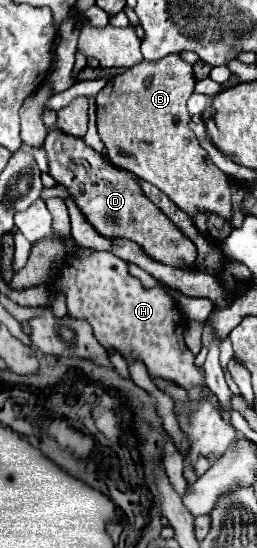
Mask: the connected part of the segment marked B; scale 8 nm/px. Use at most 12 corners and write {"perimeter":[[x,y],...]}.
{"perimeter":[[143,60],[97,94],[115,166],[231,220],[189,128],[191,64]]}

